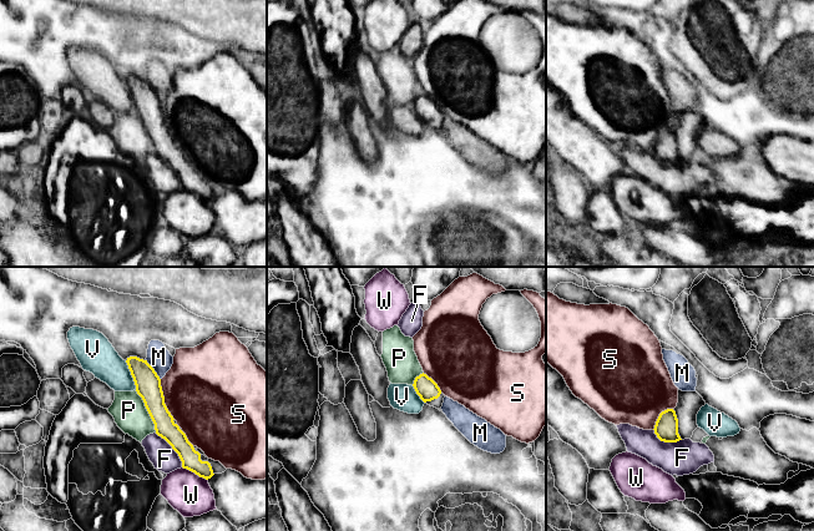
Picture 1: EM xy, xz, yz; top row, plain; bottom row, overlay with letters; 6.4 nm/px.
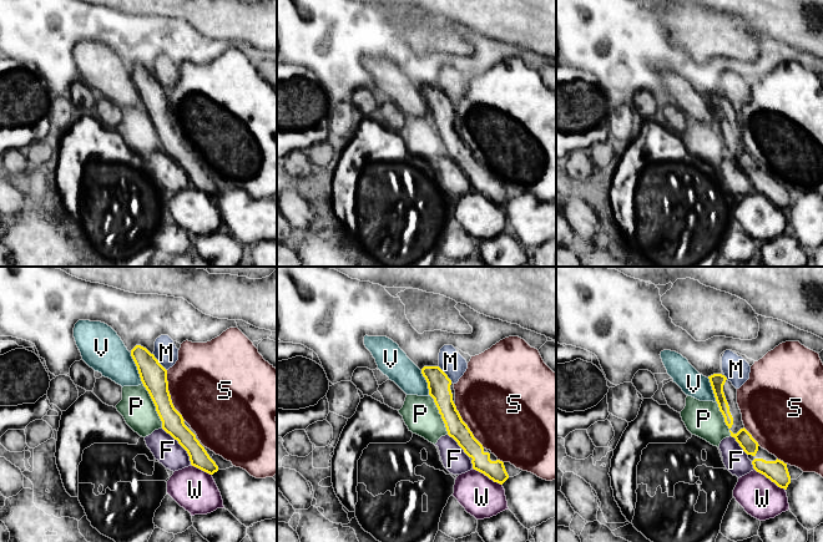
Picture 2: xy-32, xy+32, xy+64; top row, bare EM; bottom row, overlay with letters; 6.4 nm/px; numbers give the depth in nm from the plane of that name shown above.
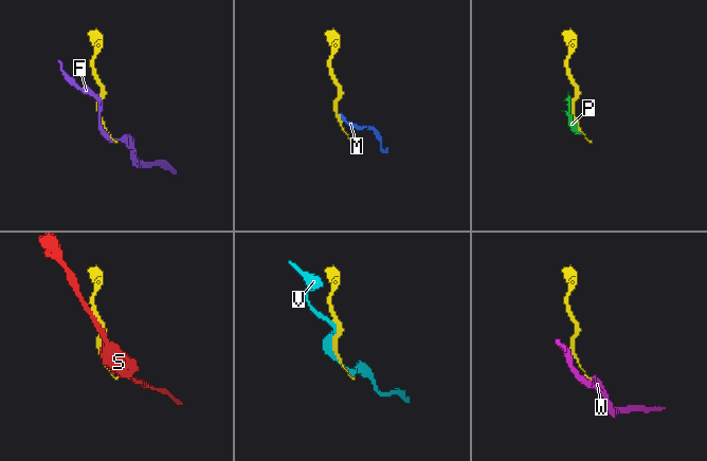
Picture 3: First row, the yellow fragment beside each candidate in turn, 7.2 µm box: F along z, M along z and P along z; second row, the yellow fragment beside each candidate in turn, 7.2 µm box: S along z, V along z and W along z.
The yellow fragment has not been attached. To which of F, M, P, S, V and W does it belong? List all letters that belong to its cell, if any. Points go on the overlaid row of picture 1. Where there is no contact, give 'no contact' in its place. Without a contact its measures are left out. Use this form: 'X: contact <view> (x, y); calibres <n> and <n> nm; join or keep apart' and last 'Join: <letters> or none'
F: contact xy (172, 448); calibres 140 and 170 nm; keep apart
M: contact xy (153, 369); calibres 160 and 150 nm; keep apart
P: contact xy (147, 410); calibres 160 and 220 nm; keep apart
S: contact xy (163, 399); calibres 160 and 480 nm; keep apart
V: contact xy (131, 374); calibres 160 and 240 nm; keep apart
W: contact xy (195, 473); calibres 130 and 260 nm; keep apart
Join: none

